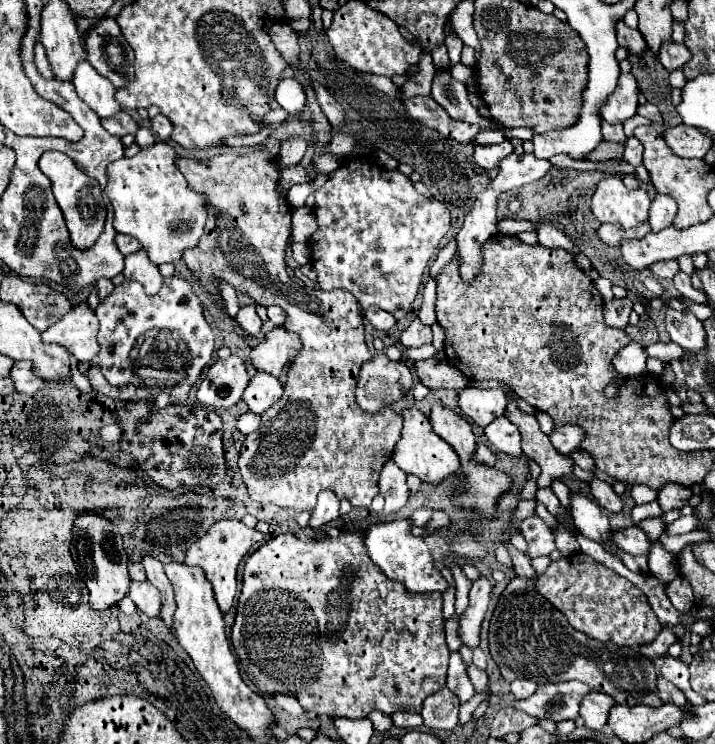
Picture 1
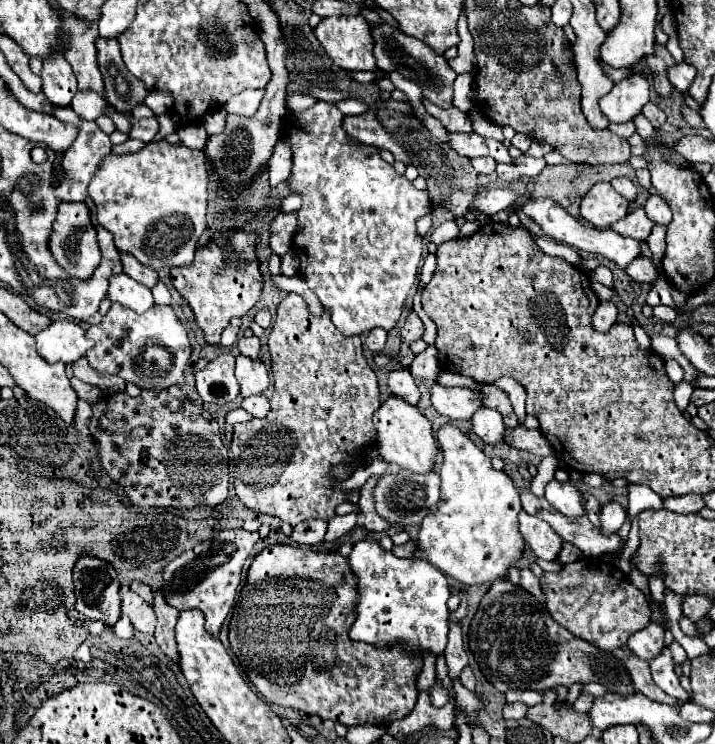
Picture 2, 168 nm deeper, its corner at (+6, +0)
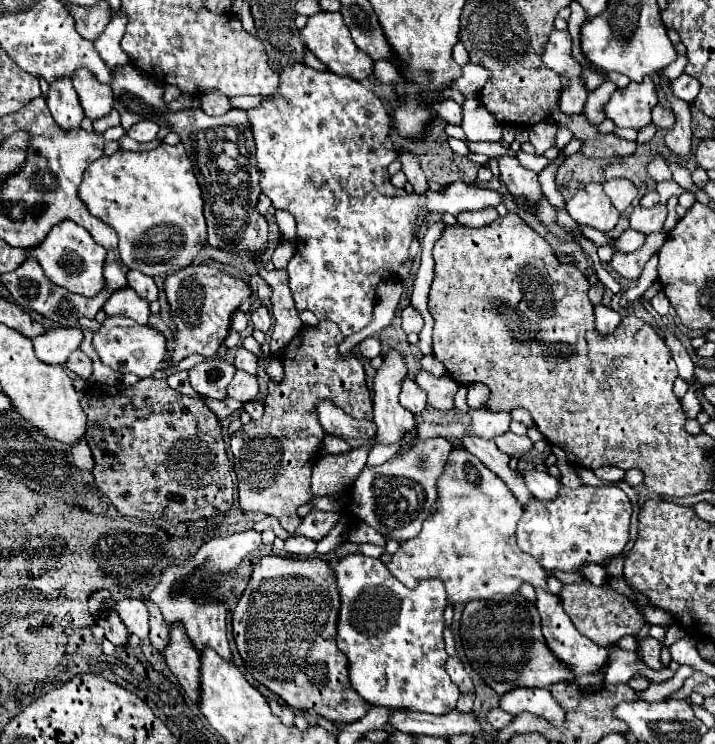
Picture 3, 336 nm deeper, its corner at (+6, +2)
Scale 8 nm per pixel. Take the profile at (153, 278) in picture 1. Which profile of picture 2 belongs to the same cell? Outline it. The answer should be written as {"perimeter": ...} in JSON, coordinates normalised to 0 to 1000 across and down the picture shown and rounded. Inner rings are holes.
{"perimeter":[[[162,368],[154,374],[154,387],[151,387],[151,401],[154,406],[165,406],[187,419],[204,419],[215,411],[213,392],[210,387],[193,382],[176,368]]]}

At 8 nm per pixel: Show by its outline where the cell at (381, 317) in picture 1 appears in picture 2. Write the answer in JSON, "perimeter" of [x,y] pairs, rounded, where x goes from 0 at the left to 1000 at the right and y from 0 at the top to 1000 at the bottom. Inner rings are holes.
{"perimeter":[[[523,441],[523,444],[512,452],[512,465],[515,465],[515,470],[520,470],[520,473],[531,473],[531,470],[537,468],[537,462],[540,462],[540,446],[537,446],[534,441]]]}

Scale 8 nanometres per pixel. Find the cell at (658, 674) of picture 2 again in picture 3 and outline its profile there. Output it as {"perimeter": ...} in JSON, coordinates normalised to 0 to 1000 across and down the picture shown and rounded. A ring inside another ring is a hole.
{"perimeter":[[[901,858],[898,860],[898,887],[906,898],[912,901],[926,901],[929,892],[923,890],[923,874],[926,874],[926,866],[915,858]]]}

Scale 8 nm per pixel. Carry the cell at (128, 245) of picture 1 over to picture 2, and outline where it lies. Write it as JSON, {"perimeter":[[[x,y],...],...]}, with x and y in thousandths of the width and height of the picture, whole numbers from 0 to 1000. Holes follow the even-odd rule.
{"perimeter":[[[171,341],[171,358],[173,358],[173,366],[176,366],[182,374],[187,374],[187,376],[196,379],[196,382],[201,382],[204,387],[215,387],[215,384],[221,382],[221,368],[218,368],[218,363],[193,355],[193,349],[190,349],[185,341]]]}

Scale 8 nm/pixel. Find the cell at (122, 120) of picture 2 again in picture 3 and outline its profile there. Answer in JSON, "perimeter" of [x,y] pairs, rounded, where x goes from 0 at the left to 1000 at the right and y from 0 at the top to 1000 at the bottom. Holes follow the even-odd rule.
{"perimeter":[[[109,91],[101,99],[101,113],[109,124],[117,153],[129,161],[154,153],[157,148],[157,121],[151,113],[143,113],[120,91]]]}

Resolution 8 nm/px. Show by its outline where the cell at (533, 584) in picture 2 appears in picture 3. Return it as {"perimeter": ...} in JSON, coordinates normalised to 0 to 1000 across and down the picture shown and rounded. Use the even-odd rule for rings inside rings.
{"perimeter":[[[750,793],[750,817],[758,828],[758,852],[764,855],[764,866],[769,868],[769,874],[778,879],[778,884],[783,884],[789,892],[794,892],[803,903],[803,909],[811,906],[825,906],[834,903],[848,887],[850,887],[850,874],[831,866],[825,858],[814,855],[803,839],[797,836],[794,825],[786,817],[786,809],[780,801],[769,798],[766,793]]]}

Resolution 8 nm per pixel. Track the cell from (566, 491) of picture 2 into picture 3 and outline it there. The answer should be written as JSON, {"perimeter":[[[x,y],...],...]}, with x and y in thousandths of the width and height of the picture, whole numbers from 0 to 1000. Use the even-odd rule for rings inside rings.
{"perimeter":[[[755,632],[736,634],[733,642],[736,642],[736,653],[752,672],[775,672],[786,653],[786,648],[780,642],[769,640],[766,634],[755,634]]]}

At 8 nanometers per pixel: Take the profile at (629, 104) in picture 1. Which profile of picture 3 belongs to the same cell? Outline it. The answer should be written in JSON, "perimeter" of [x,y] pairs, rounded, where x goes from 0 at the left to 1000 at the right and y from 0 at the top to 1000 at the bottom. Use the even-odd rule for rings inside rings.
{"perimeter":[[[903,102],[898,110],[884,108],[876,118],[864,118],[845,142],[845,153],[864,172],[901,172],[912,161],[909,148],[917,137],[917,113]]]}

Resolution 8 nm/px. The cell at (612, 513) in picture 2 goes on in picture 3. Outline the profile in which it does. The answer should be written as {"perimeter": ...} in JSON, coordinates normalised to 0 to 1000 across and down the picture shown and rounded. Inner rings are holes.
{"perimeter":[[[864,653],[792,656],[775,675],[744,672],[724,702],[722,723],[730,742],[744,745],[766,769],[806,769],[817,755],[839,758],[878,731],[884,675]]]}

